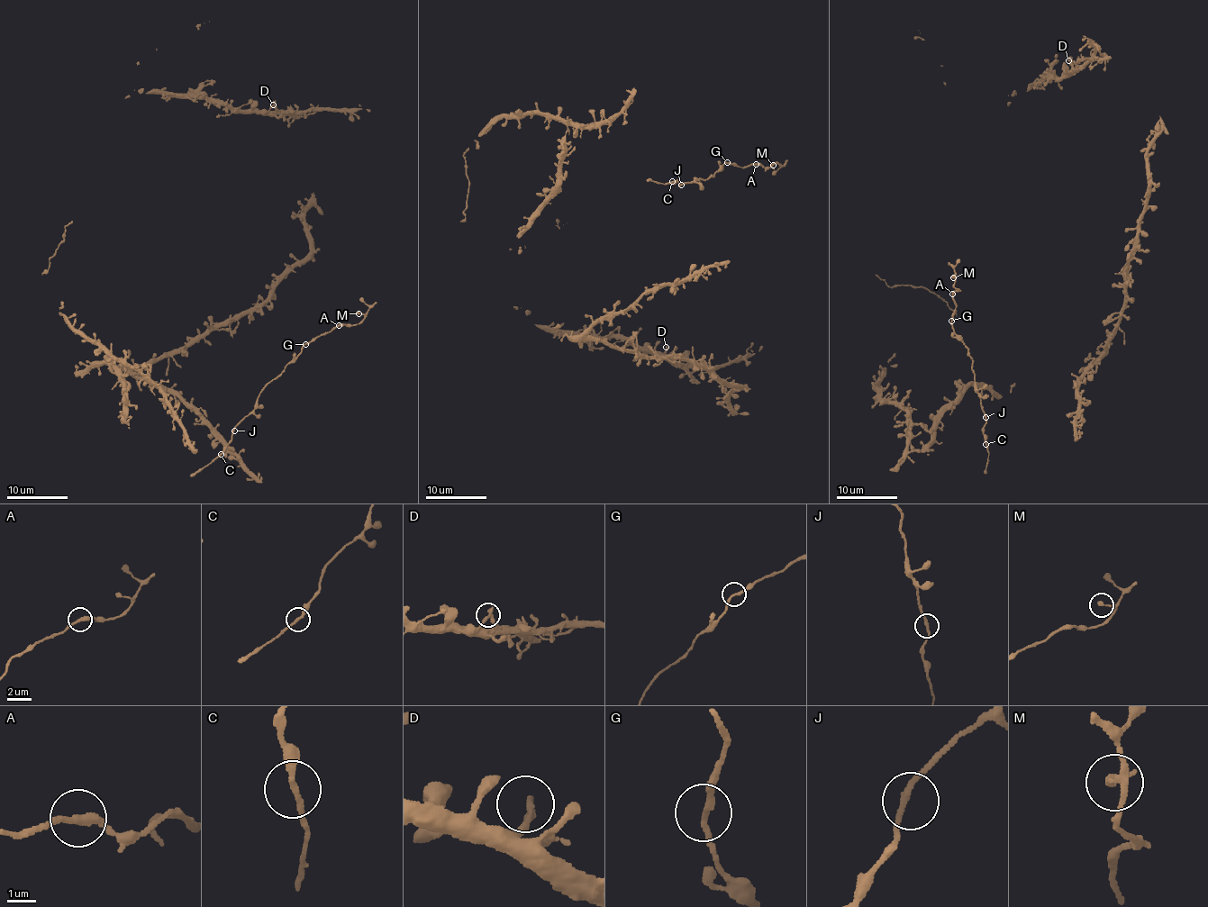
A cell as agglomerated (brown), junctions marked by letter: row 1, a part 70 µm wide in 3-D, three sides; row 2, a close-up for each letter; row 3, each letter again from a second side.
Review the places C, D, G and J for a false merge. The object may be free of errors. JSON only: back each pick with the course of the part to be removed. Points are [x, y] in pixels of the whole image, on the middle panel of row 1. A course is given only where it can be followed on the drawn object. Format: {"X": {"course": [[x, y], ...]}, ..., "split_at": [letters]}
{"split_at": []}

